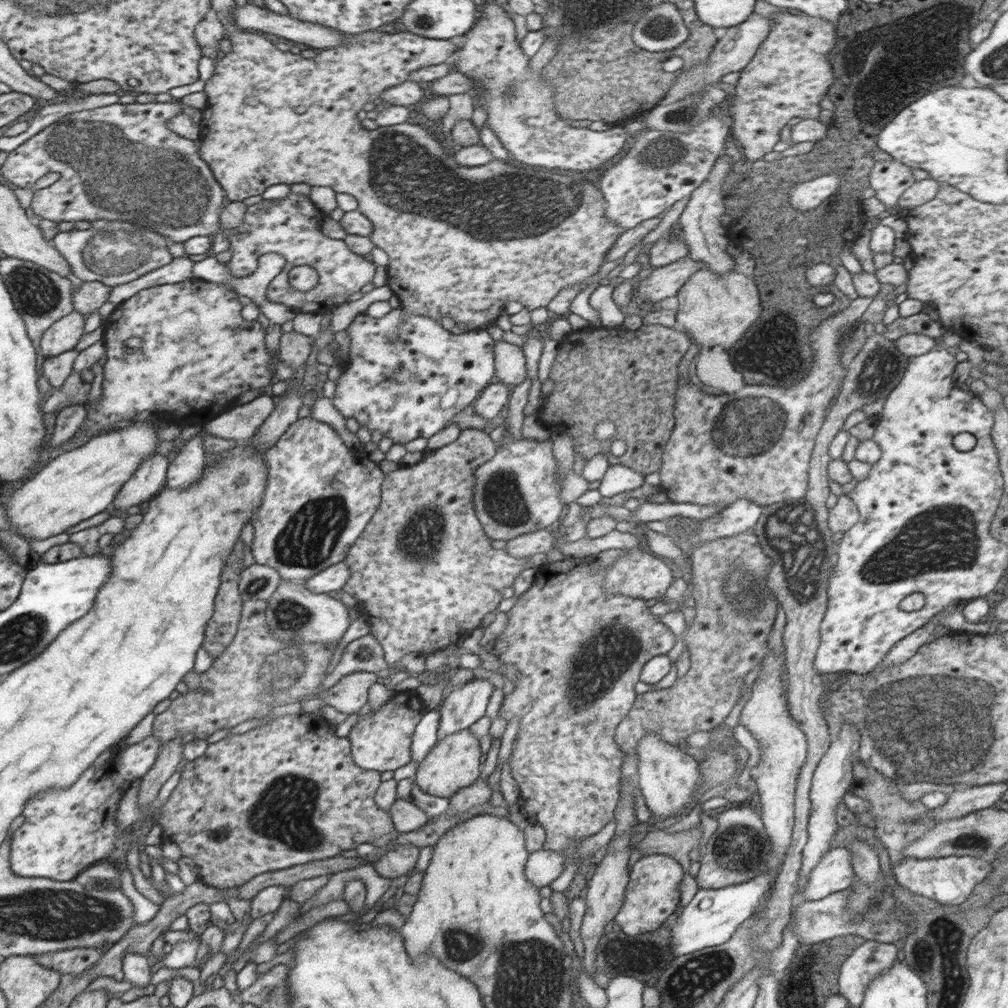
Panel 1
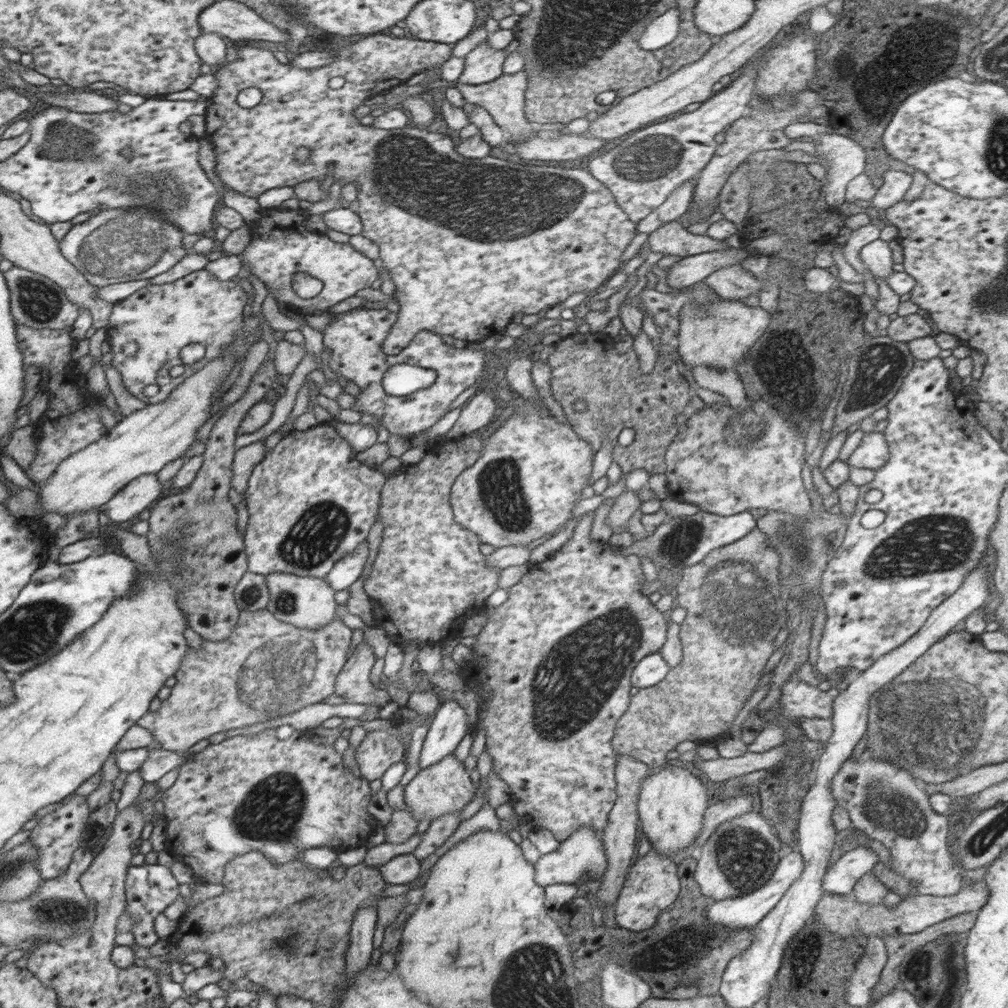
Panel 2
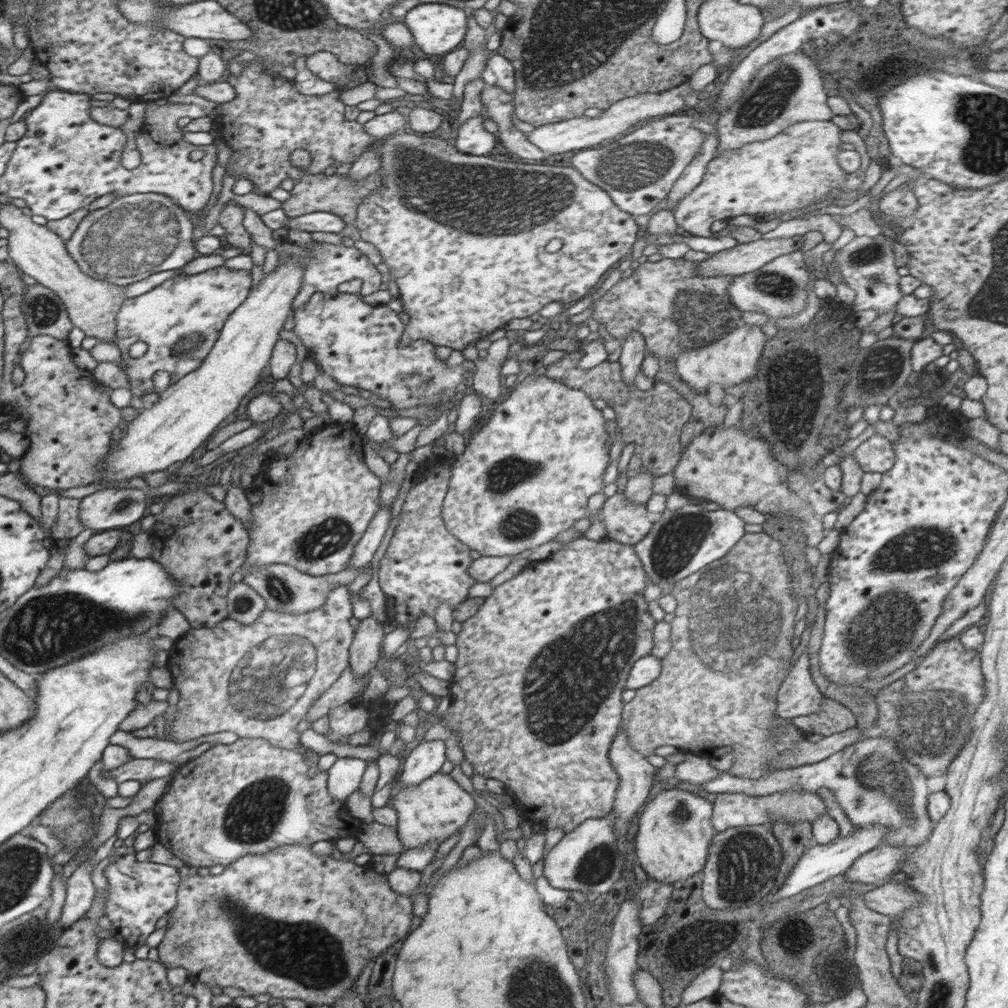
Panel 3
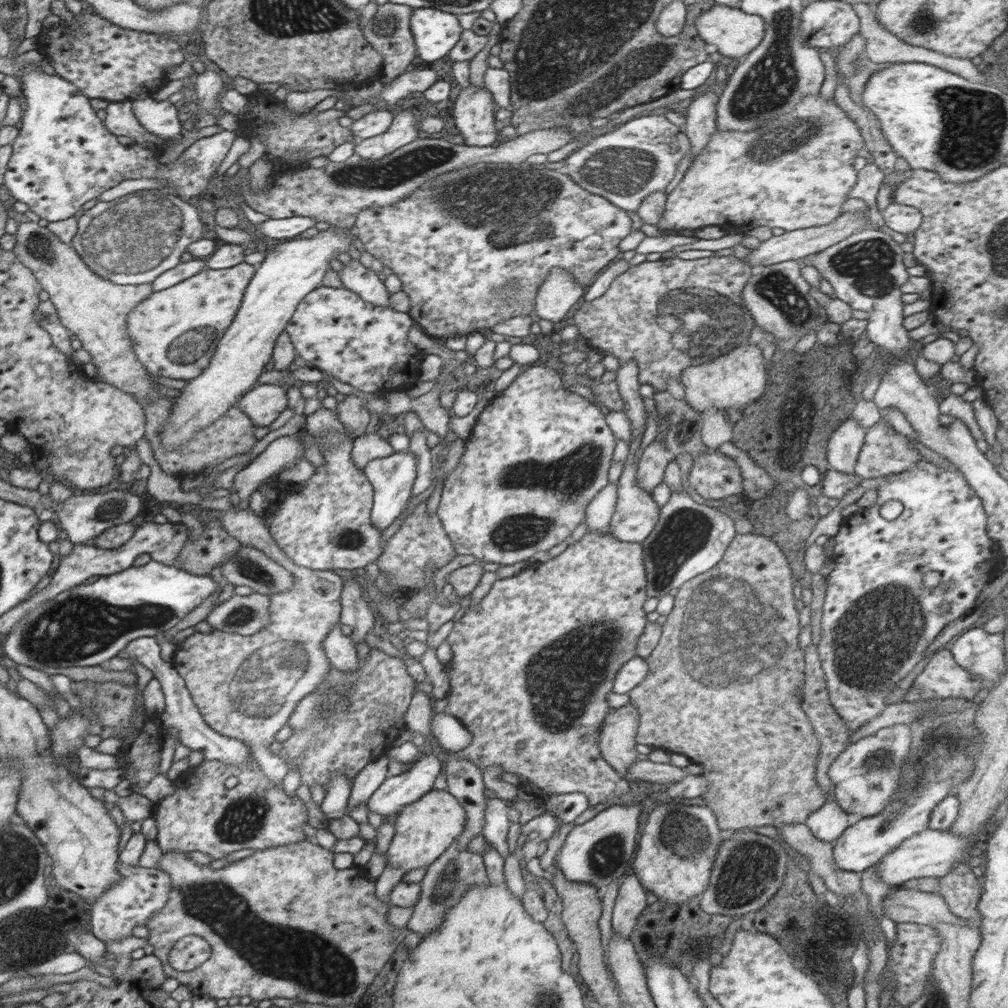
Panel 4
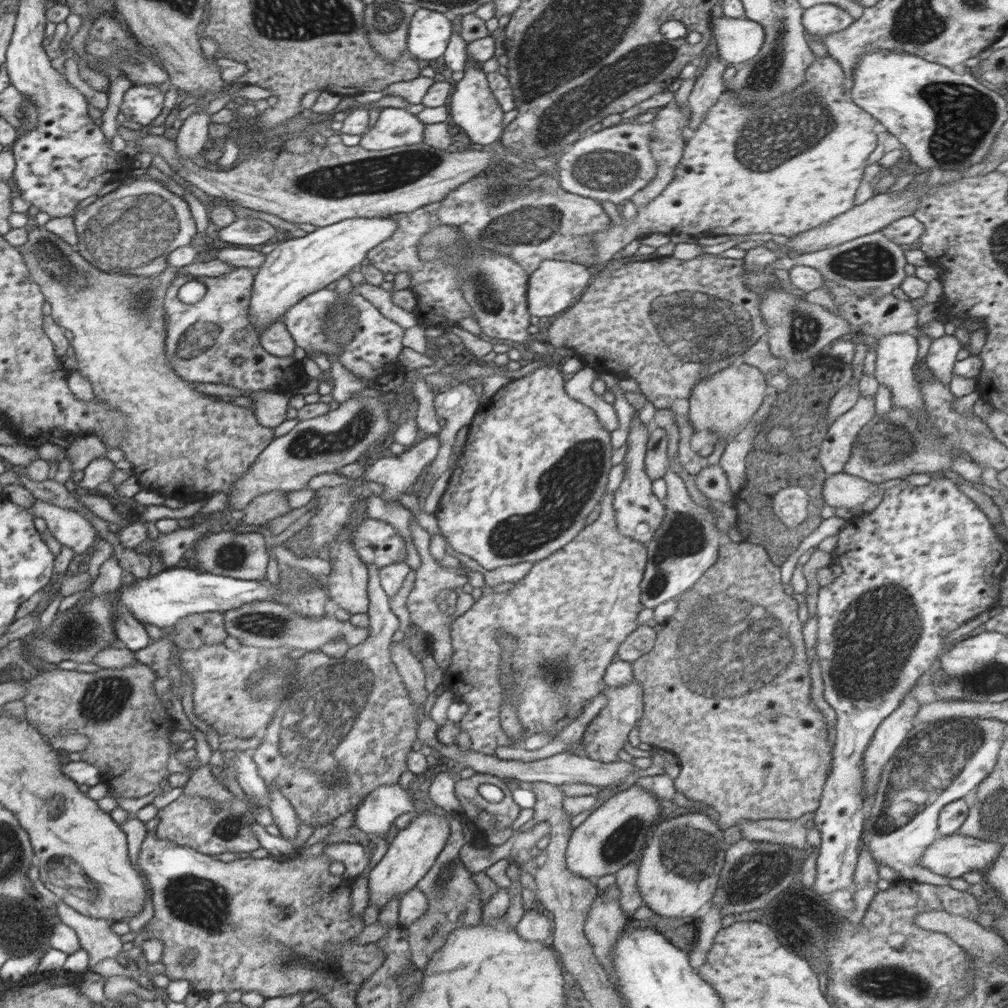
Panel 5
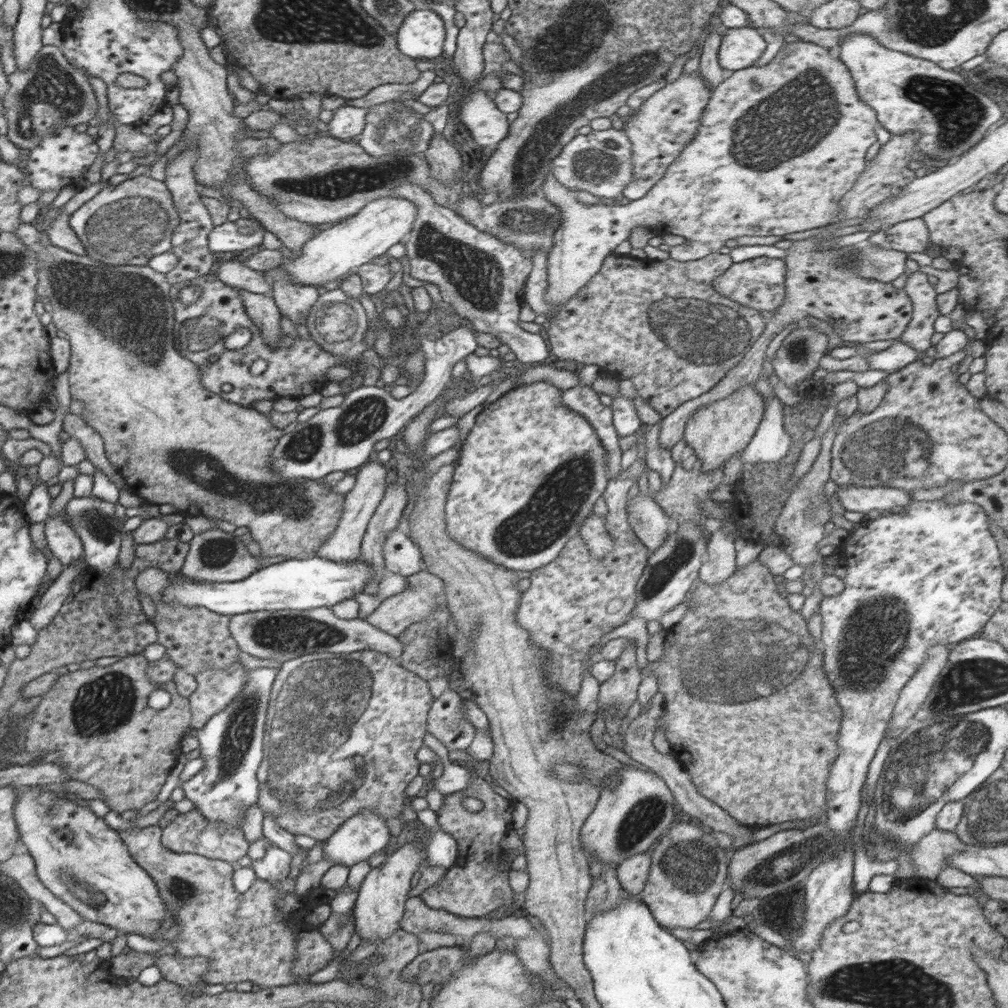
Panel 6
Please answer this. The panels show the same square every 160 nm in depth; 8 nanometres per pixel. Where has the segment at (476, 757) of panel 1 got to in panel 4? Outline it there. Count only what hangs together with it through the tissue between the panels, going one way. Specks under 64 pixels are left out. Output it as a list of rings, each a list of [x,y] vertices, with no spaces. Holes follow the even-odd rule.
[[[432,791],[418,799],[412,805],[402,807],[398,816],[394,816],[395,833],[385,854],[387,865],[402,871],[411,871],[430,867],[435,860],[456,840],[465,829],[467,817],[464,807],[447,791]]]

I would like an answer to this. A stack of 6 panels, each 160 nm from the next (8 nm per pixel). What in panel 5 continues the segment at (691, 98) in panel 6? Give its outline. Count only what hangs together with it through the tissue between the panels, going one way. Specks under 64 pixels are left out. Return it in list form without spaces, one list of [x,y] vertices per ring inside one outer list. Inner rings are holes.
[[[677,103],[667,104],[658,107],[654,111],[654,120],[651,142],[651,153],[655,162],[657,162],[657,175],[643,189],[632,195],[632,202],[636,207],[645,207],[652,199],[655,199],[669,185],[673,179],[676,167],[681,161],[683,155],[683,146],[685,145],[686,136],[688,135],[688,123],[691,112],[686,106],[685,109]]]

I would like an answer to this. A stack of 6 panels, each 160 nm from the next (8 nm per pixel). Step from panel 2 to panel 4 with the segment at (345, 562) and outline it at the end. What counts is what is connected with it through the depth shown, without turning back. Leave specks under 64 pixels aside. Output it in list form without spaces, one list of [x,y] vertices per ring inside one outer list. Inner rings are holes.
[[[408,450],[384,458],[375,458],[366,465],[363,473],[373,486],[372,524],[383,532],[401,515],[406,502],[411,498],[413,484],[417,477],[416,455]]]

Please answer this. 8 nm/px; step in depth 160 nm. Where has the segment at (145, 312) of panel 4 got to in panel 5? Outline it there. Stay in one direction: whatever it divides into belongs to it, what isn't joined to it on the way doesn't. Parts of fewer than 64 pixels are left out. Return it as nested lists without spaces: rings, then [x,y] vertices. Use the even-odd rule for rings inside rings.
[[[240,267],[218,277],[179,276],[172,283],[165,296],[165,313],[168,314],[169,336],[164,338],[164,356],[170,370],[176,370],[186,382],[210,382],[232,386],[242,392],[252,393],[260,390],[291,392],[308,382],[301,361],[294,355],[277,357],[269,352],[259,341],[256,332],[250,329],[250,300],[253,300],[256,271]],[[192,281],[206,286],[206,295],[196,304],[184,304],[178,299],[178,292],[184,284]],[[239,329],[250,330],[244,341],[234,342],[232,334]]]

